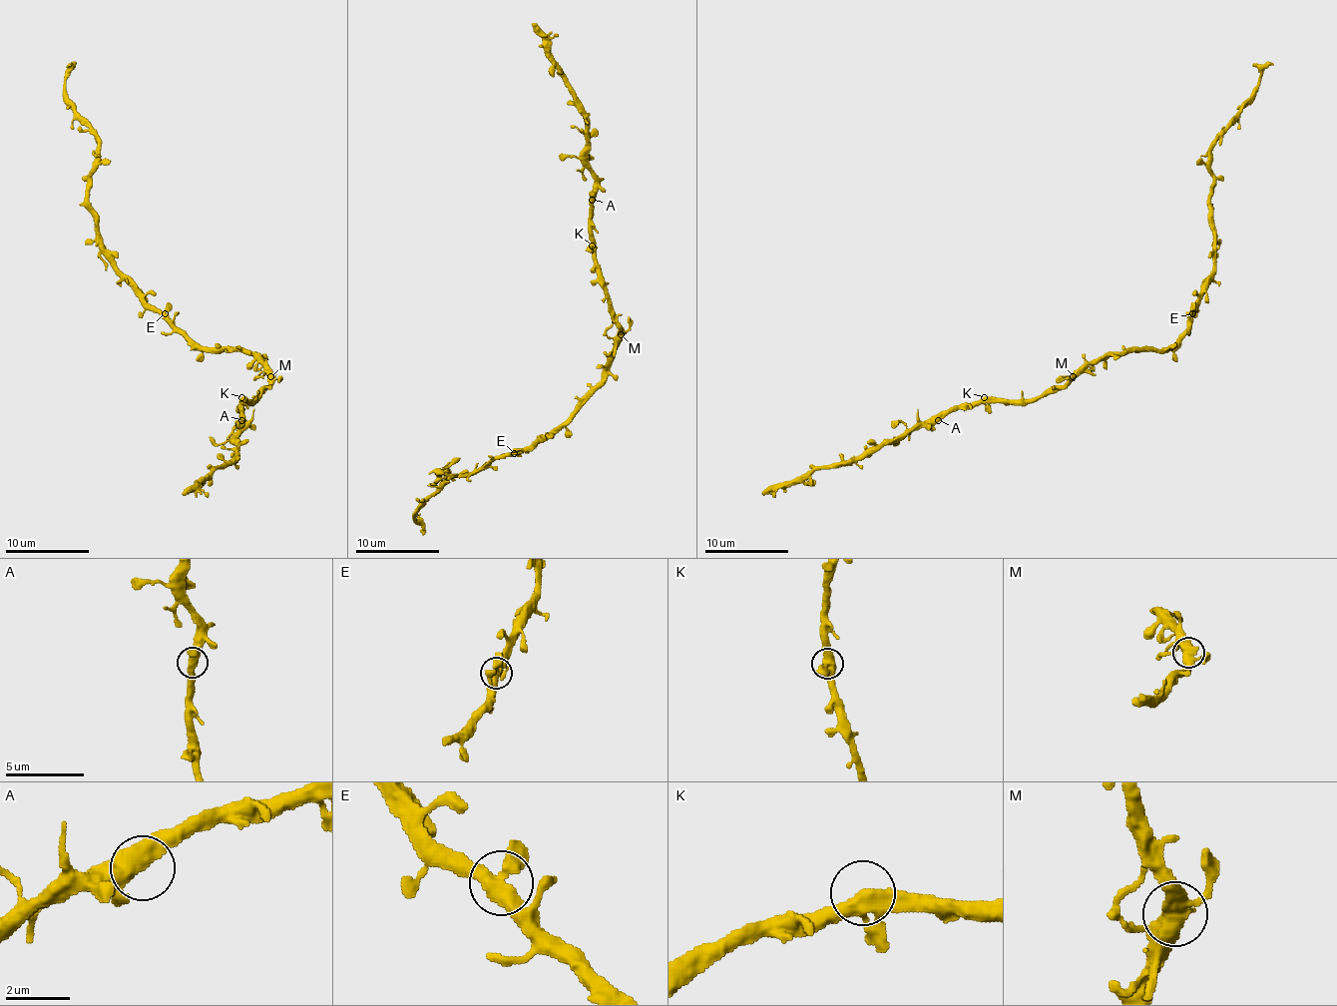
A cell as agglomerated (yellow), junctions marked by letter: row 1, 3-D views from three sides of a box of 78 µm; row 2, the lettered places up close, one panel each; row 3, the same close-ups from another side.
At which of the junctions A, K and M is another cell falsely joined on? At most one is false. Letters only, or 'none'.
none

